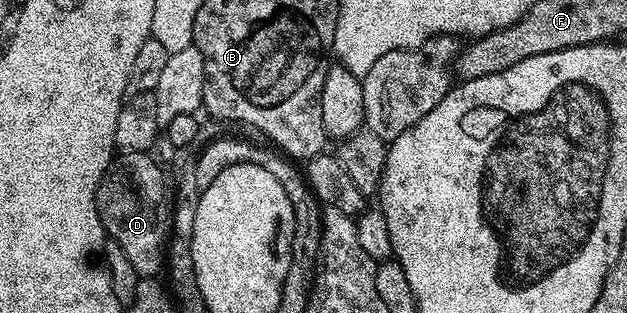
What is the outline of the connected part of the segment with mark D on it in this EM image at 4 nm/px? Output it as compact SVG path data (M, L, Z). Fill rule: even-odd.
M146 151L116 154L95 194L95 208L99 210L104 232L110 242L121 245L141 277L155 277L164 270L169 244L169 191L167 195L163 171L151 157Z

